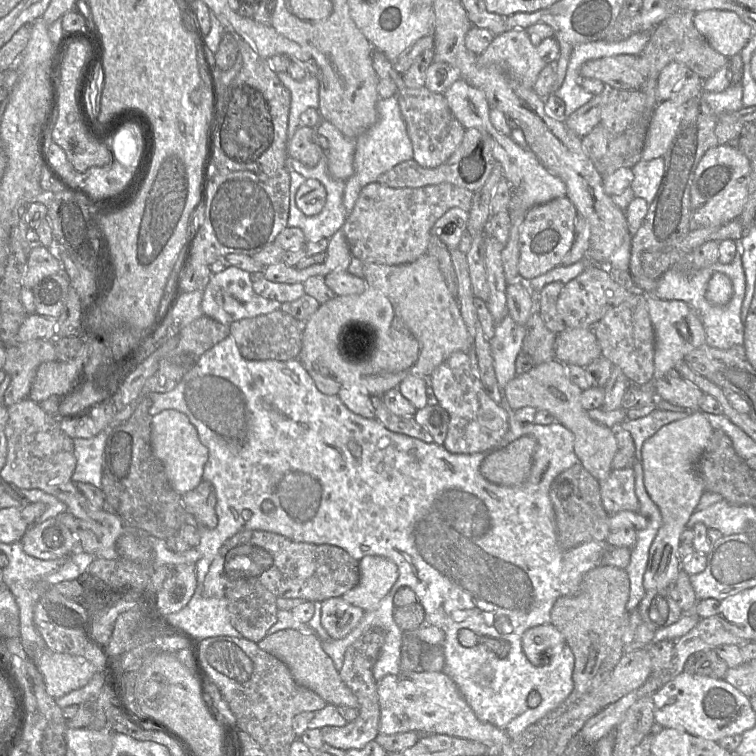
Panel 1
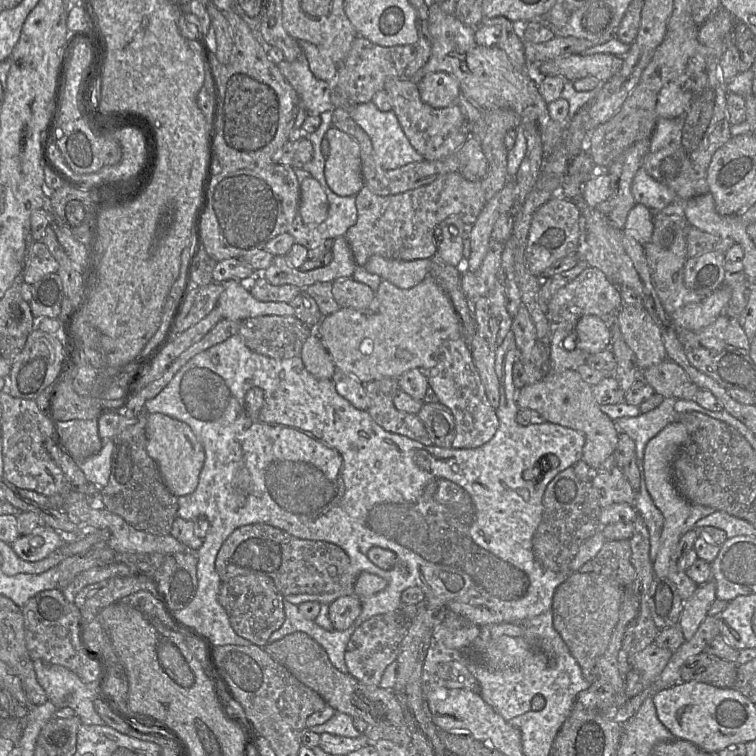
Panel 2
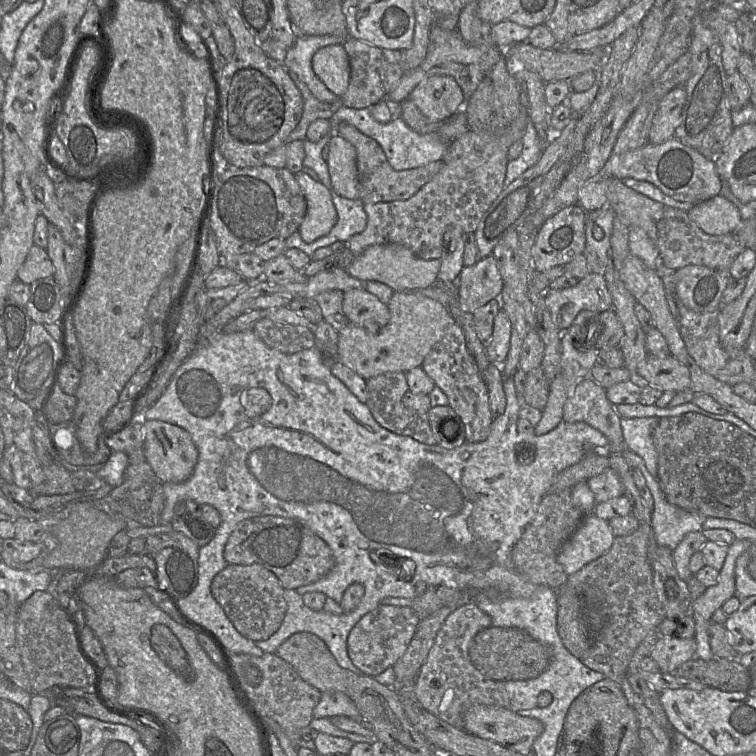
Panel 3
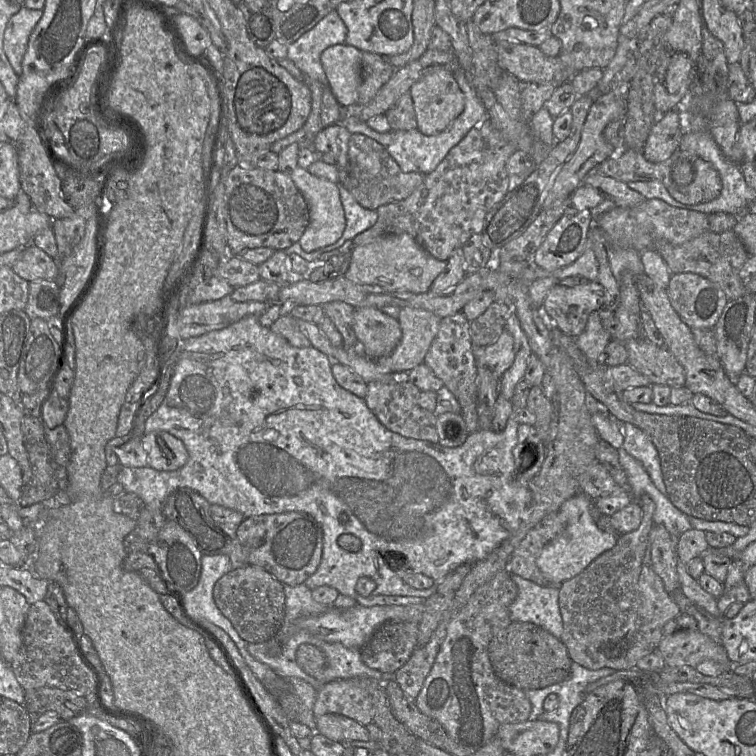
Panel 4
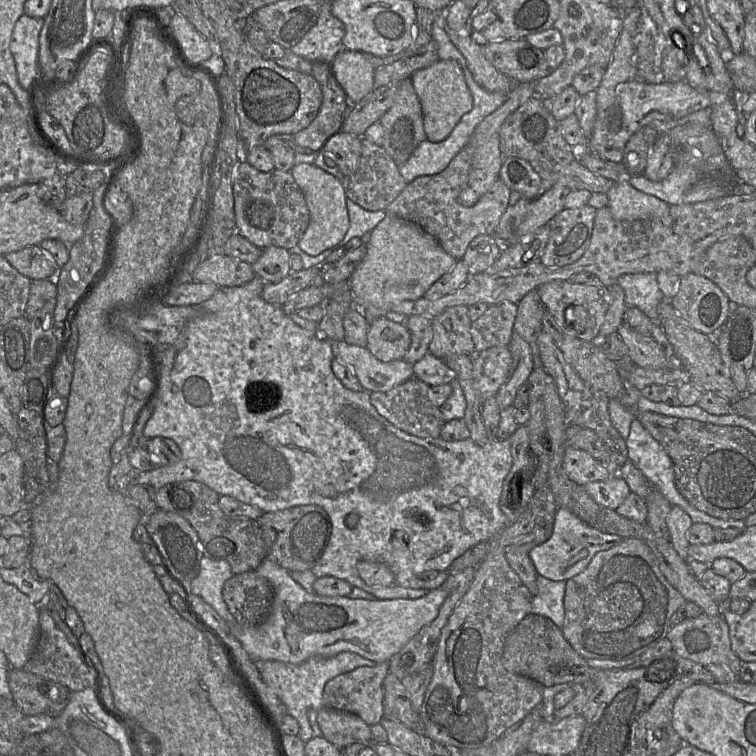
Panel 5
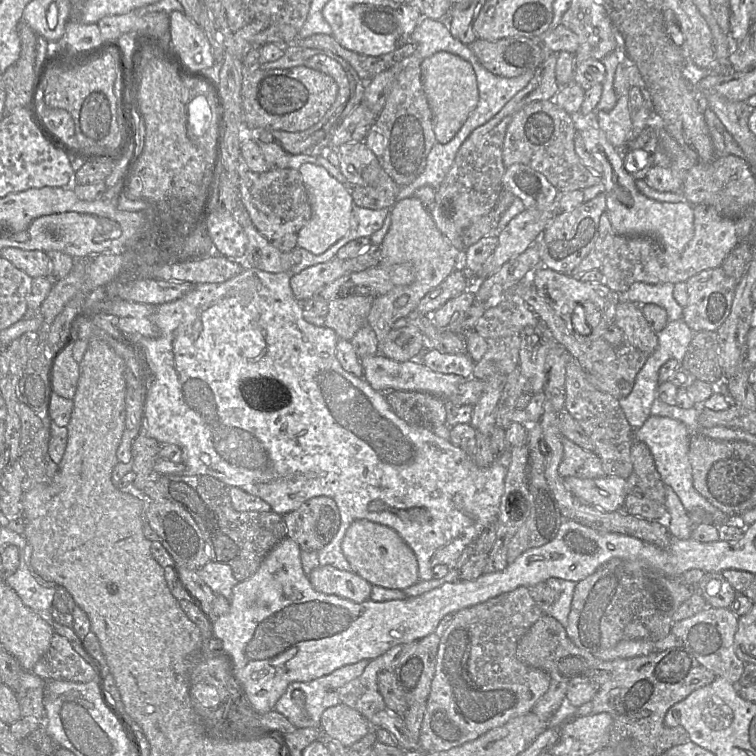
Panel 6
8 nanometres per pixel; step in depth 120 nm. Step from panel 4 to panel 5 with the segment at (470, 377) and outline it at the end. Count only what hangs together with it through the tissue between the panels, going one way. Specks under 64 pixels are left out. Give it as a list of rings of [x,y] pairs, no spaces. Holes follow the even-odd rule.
[[[452,306],[432,319],[433,337],[428,352],[443,360],[456,354],[476,354],[468,317],[468,307]]]

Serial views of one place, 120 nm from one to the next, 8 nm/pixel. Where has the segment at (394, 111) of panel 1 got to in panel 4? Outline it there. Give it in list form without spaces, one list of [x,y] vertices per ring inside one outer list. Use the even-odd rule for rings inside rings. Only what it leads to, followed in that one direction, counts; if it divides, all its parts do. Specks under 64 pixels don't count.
[[[459,67],[457,70],[454,70],[453,75],[464,95],[465,108],[463,112],[439,134],[427,136],[422,134],[417,128],[406,131],[390,130],[385,133],[380,133],[371,129],[367,122],[362,121],[356,115],[345,116],[341,120],[341,125],[351,134],[361,133],[380,143],[395,160],[402,172],[419,172],[427,175],[440,164],[448,152],[456,146],[473,127],[487,118],[487,110],[478,98],[476,90],[471,86],[462,68]]]

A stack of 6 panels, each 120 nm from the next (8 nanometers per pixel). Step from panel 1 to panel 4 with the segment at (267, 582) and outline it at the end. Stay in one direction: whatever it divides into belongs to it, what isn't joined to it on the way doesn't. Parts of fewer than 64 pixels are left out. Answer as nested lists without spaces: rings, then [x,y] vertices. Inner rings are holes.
[[[284,512],[245,518],[236,529],[241,545],[247,550],[247,563],[269,572],[283,584],[305,582],[318,568],[323,551],[323,531],[316,519],[304,512]]]

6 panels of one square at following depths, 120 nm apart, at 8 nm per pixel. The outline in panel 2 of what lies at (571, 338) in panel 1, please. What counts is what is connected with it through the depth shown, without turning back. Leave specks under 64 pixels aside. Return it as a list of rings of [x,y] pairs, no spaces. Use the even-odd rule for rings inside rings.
[[[595,315],[584,316],[575,330],[577,349],[590,355],[610,349],[611,330],[607,319]]]

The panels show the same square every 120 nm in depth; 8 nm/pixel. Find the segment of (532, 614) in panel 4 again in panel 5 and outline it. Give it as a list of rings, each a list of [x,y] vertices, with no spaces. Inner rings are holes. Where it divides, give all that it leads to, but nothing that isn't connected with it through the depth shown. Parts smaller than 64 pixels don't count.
[[[538,575],[537,586],[538,592],[532,597],[530,614],[546,617],[561,629],[565,618],[566,582],[553,581]]]

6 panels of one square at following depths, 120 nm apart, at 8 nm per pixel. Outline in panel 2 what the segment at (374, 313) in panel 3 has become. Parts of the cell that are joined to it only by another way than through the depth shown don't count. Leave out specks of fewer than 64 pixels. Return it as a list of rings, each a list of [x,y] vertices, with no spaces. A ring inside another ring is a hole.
[[[353,278],[338,279],[332,282],[332,294],[340,308],[353,308],[366,315],[377,313],[375,292],[366,284]]]

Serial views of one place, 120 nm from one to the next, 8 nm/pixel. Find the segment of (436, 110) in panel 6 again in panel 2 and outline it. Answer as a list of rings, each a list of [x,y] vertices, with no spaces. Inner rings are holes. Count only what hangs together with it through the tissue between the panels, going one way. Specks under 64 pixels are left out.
[[[446,72],[426,75],[418,83],[418,89],[422,101],[433,108],[452,106],[461,94],[457,79]]]

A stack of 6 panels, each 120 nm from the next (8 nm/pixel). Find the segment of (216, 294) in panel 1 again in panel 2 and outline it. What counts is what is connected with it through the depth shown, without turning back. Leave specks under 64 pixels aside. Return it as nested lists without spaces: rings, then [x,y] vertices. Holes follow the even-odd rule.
[[[228,280],[224,283],[224,291],[219,296],[216,307],[220,308],[224,319],[231,321],[243,321],[258,316],[295,314],[289,303],[257,300],[238,280]]]

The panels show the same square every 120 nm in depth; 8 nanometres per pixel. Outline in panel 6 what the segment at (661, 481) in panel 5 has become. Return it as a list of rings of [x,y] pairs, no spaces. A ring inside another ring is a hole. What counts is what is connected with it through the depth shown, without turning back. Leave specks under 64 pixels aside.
[[[650,416],[645,423],[635,431],[634,441],[643,442],[649,448],[655,467],[666,487],[670,487],[679,497],[687,512],[703,509],[713,516],[714,525],[736,525],[739,520],[729,518],[718,511],[693,487],[692,469],[689,462],[690,429],[681,421],[661,416]]]

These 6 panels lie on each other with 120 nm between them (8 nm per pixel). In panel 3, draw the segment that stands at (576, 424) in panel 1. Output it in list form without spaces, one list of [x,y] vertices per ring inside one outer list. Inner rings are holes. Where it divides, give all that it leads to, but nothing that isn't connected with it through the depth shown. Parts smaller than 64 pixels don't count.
[[[590,377],[577,384],[563,408],[564,422],[584,422],[604,434],[608,439],[608,453],[624,449],[621,419],[608,400],[606,389]]]

